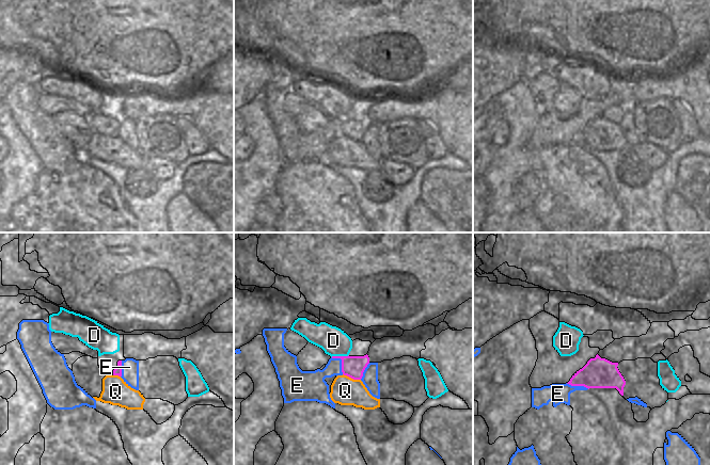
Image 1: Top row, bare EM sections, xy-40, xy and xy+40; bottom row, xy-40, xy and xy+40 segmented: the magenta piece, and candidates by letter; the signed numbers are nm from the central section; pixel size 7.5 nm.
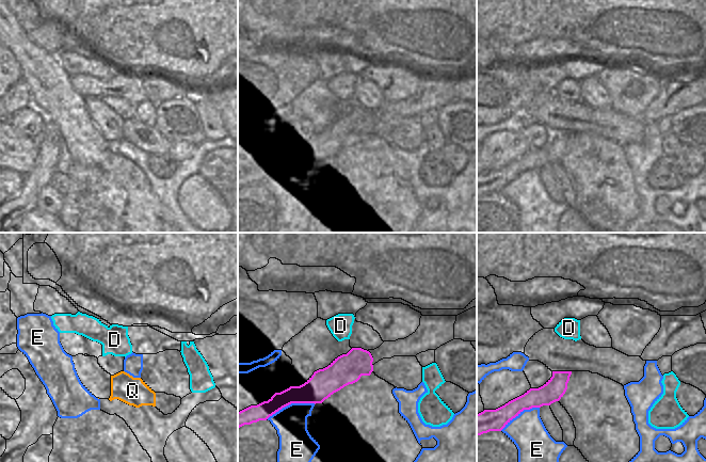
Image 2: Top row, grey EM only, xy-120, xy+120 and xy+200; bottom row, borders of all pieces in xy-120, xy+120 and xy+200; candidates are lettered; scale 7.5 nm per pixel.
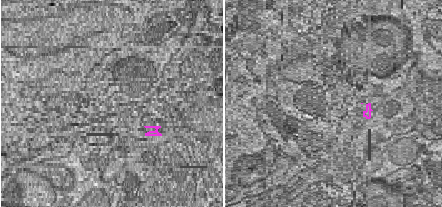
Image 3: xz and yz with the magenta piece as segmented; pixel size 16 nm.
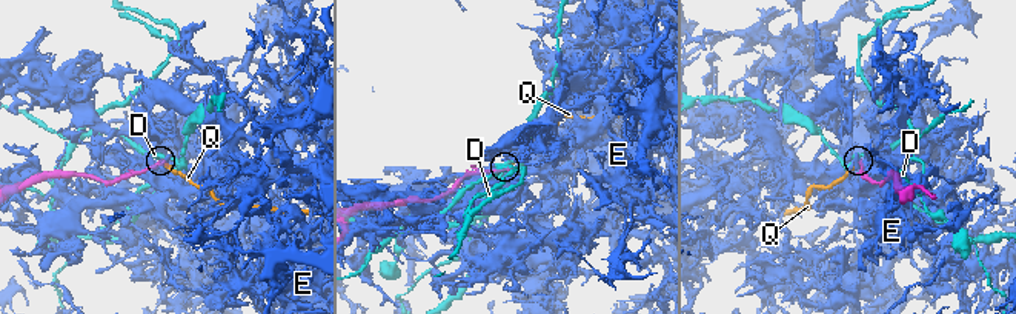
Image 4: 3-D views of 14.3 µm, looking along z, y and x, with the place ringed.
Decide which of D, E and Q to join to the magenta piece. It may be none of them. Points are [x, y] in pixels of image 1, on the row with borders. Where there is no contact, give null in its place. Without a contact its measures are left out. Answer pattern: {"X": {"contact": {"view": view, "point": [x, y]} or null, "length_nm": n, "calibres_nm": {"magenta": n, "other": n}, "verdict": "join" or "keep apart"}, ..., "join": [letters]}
{"D": {"contact": {"view": "xy", "point": [340, 356]}, "length_nm": 140, "calibres_nm": {"magenta": 160, "other": 200}, "verdict": "keep apart"}, "E": {"contact": {"view": "xy", "point": [342, 362]}, "length_nm": 160, "calibres_nm": {"magenta": 160, "other": 140}, "verdict": "keep apart"}, "Q": {"contact": {"view": "xy", "point": [351, 378]}, "length_nm": 140, "calibres_nm": {"magenta": 160, "other": 220}, "verdict": "join"}, "join": ["Q"]}

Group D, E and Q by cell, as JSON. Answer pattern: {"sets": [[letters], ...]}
{"sets": [["D"], ["E"], ["Q"]]}

